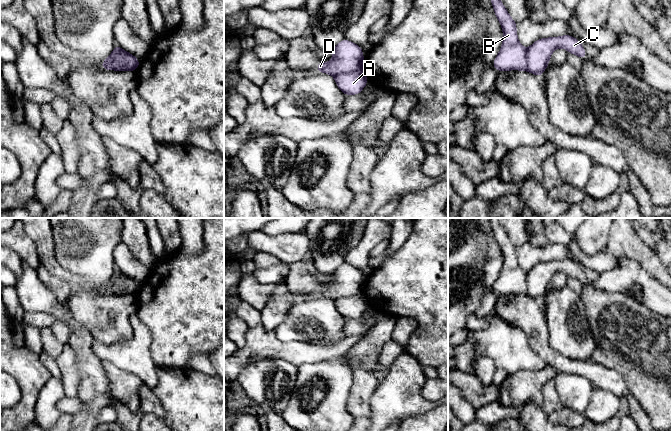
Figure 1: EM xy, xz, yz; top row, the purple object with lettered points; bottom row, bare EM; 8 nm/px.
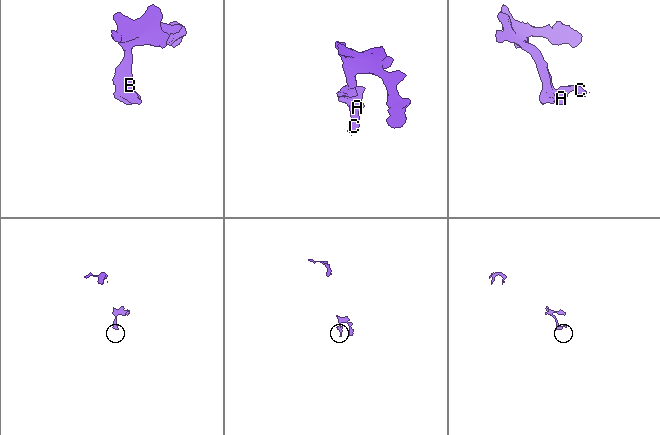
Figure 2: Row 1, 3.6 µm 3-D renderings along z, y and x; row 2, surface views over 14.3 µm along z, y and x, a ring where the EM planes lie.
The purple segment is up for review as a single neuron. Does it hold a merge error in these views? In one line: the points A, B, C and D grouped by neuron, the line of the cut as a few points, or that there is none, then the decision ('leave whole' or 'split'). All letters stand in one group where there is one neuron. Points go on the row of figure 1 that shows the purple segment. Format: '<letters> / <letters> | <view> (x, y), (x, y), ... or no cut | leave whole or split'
A C / B D | xz (361, 69), (341, 72), (334, 76) | split

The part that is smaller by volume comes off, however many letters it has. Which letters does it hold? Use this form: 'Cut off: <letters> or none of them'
Cut off: A, C

